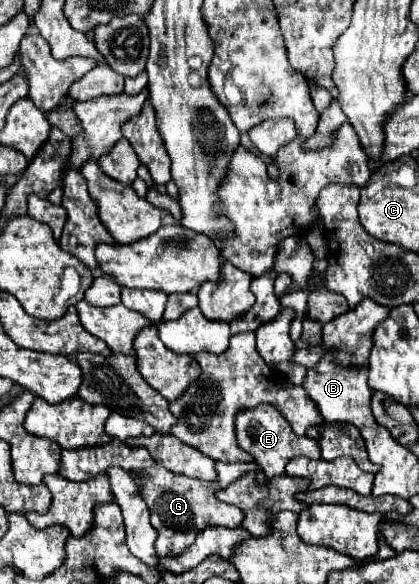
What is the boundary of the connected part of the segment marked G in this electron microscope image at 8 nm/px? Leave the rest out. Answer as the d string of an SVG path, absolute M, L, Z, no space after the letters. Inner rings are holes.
M154 465L146 471L134 471L136 477L142 477L142 495L148 503L152 513L152 527L158 531L156 539L156 559L162 561L164 557L178 557L188 547L194 545L194 537L198 531L206 529L208 525L224 525L224 527L238 527L242 525L244 513L234 507L220 503L216 499L218 489L206 489L206 481L194 481L184 475L176 475L166 471L162 465Z

